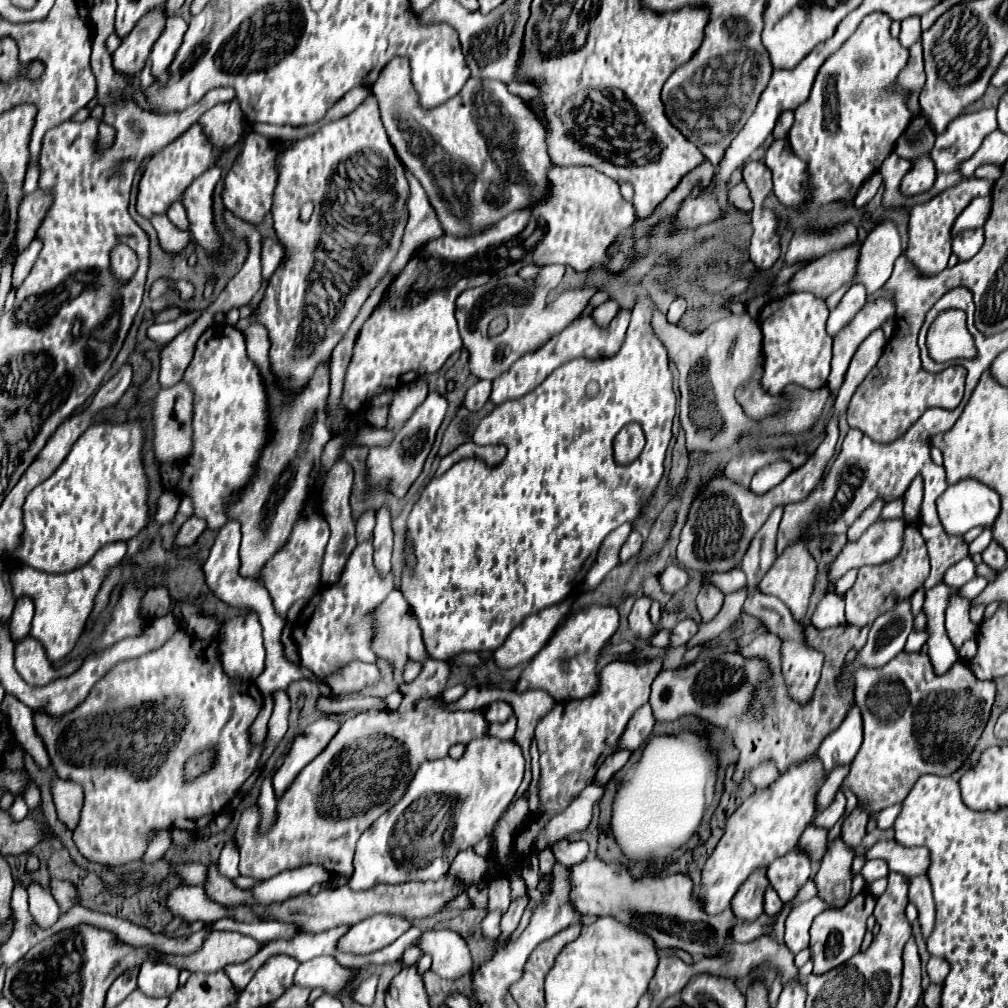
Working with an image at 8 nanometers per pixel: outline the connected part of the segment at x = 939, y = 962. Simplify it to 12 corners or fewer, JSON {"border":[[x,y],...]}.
{"border":[[930,958],[928,970],[930,982],[942,984],[950,971],[942,958]]}

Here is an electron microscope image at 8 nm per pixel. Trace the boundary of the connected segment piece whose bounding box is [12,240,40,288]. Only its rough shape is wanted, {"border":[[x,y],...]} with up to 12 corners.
{"border":[[34,240],[14,264],[12,284],[20,282],[30,274],[38,252],[40,240]]}

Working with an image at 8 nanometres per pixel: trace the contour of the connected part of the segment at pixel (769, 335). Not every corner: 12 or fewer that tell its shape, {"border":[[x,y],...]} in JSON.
{"border":[[808,292],[769,301],[762,388],[828,384],[828,308]]}

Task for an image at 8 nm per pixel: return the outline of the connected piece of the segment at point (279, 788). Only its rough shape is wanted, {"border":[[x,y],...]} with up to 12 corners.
{"border":[[318,720],[298,734],[272,776],[279,799],[340,728]]}

